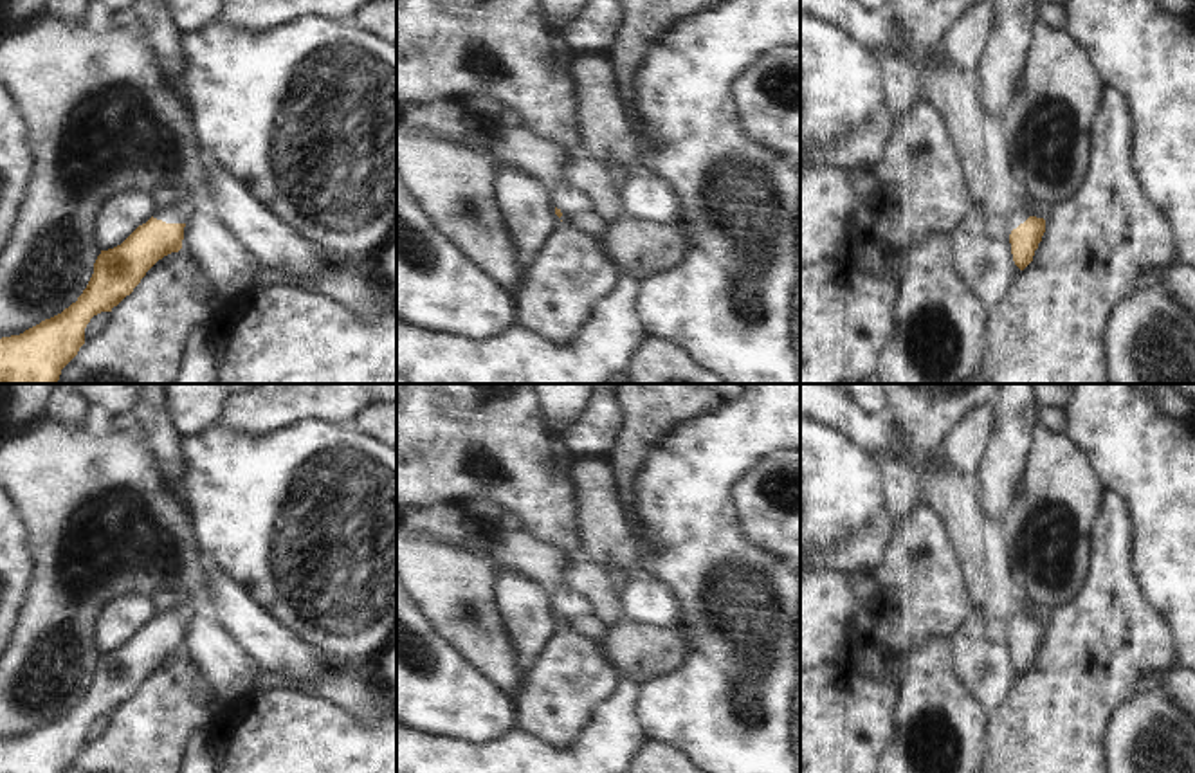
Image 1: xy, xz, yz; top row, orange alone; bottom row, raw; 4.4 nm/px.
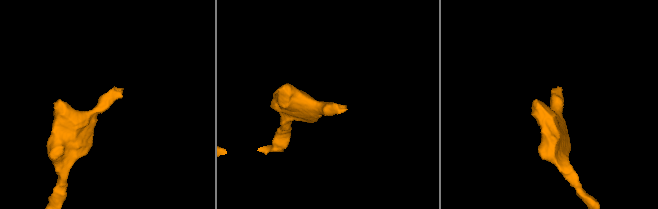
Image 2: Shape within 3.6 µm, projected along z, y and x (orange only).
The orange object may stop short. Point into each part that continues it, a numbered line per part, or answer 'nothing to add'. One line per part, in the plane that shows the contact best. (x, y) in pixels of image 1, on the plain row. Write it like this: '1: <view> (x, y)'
1: xy (184, 611)

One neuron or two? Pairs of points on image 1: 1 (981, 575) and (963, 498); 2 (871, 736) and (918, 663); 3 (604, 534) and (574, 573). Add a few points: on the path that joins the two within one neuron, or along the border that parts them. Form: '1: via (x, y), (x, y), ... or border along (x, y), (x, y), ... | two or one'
1: via (972, 555), (963, 518) | one
2: border along (900, 687), (893, 732) | two
3: border along (579, 555), (601, 568) | two

